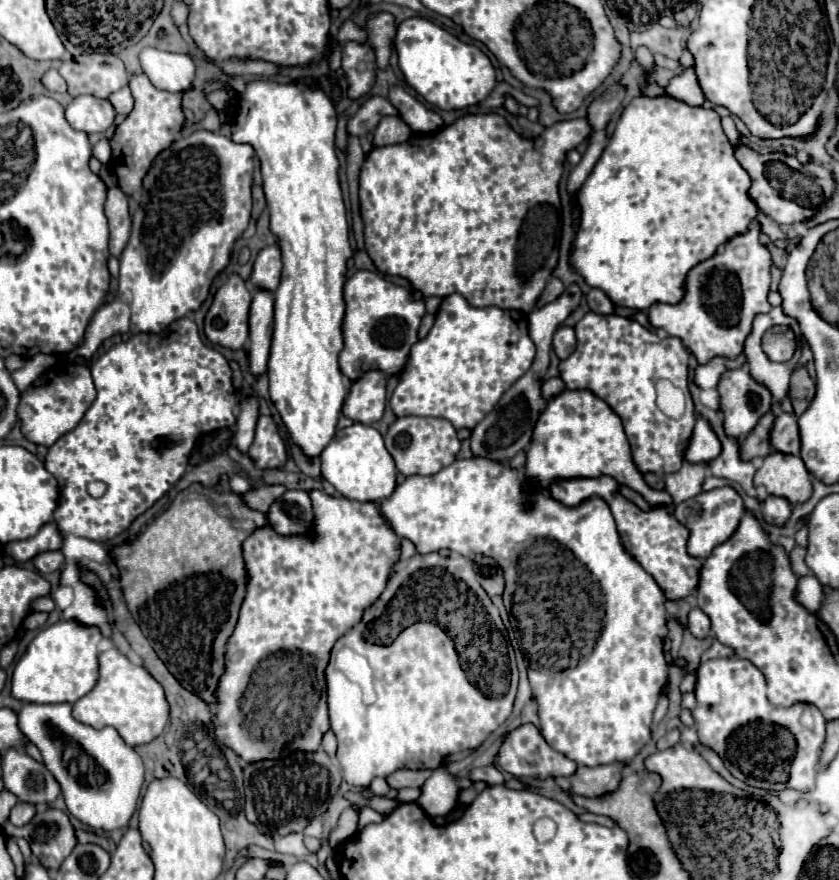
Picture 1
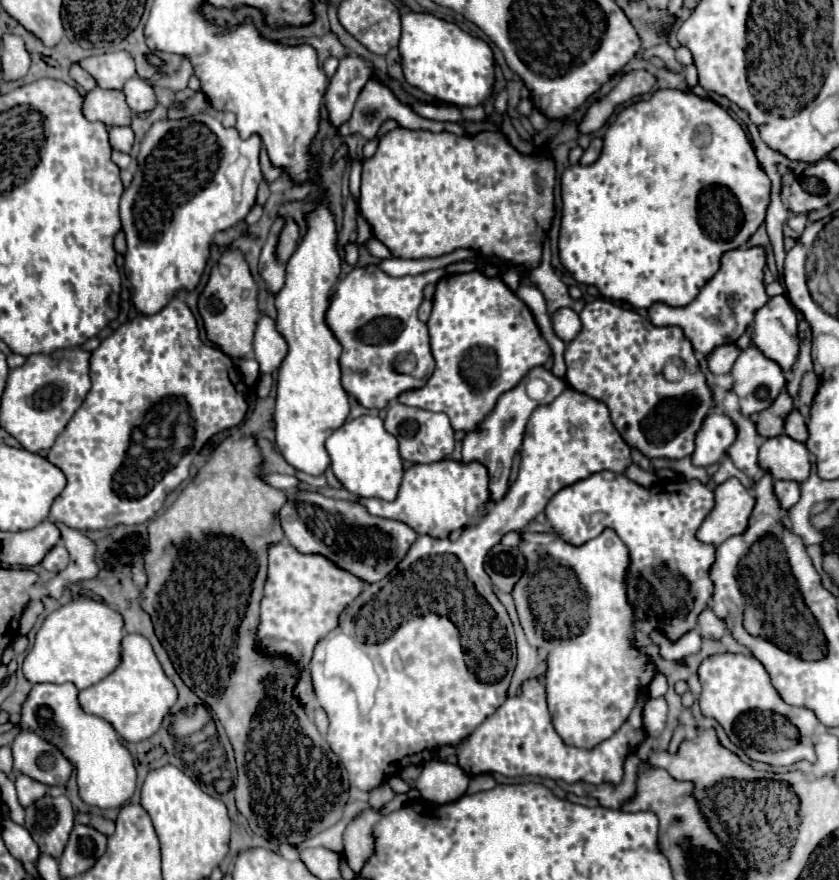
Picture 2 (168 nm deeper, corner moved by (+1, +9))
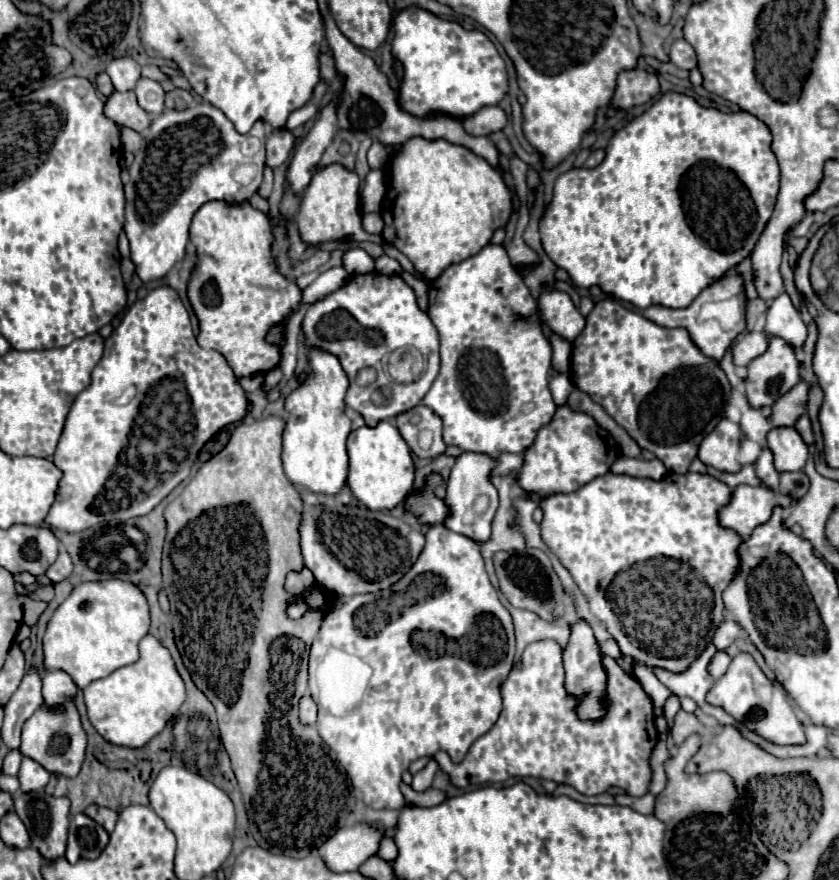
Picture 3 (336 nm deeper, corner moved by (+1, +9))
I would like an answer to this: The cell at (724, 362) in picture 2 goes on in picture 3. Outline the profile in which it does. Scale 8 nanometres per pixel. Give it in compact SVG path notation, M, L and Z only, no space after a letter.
M746 333L734 347L734 361L736 365L748 365L752 359L760 357L768 349L768 335L766 333Z

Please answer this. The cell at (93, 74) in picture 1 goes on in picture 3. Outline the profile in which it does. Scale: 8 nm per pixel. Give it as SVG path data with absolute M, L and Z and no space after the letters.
M122 57L114 59L106 73L110 75L116 91L132 91L140 79L140 65L130 57Z

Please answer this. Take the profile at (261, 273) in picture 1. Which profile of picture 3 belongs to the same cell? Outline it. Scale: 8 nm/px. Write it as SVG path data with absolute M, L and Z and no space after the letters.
M330 163L326 167L316 167L298 213L298 231L302 241L332 243L332 241L366 241L368 233L362 229L362 209L360 209L360 177L354 169L346 169L342 163Z

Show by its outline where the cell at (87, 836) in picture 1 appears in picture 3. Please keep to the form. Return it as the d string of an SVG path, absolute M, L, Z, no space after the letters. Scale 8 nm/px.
M90 805L86 811L84 811L88 817L92 817L94 821L98 821L108 833L114 829L116 821L118 821L118 813L112 811L112 809L106 809L106 807L100 807L100 805Z

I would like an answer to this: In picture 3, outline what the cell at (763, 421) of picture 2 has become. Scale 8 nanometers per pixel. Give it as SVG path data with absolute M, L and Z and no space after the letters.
M800 381L796 387L792 387L792 391L788 391L788 395L784 395L784 399L774 403L770 419L776 427L790 427L796 423L796 419L800 419L800 415L806 413L808 387L808 383Z

